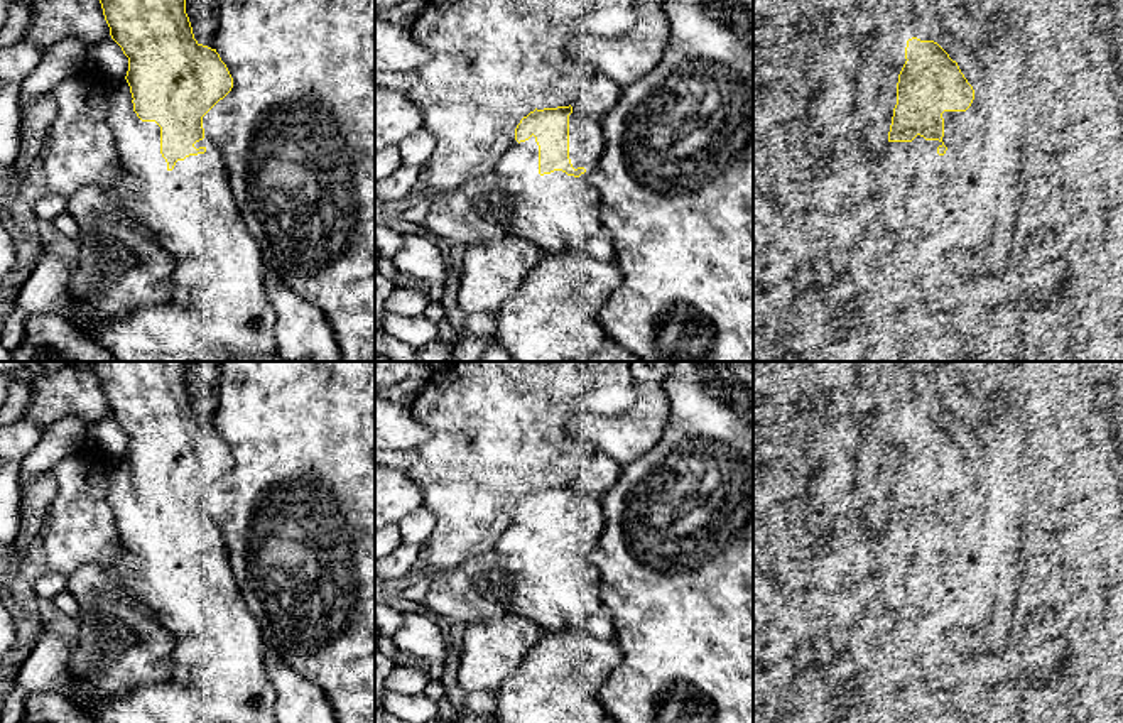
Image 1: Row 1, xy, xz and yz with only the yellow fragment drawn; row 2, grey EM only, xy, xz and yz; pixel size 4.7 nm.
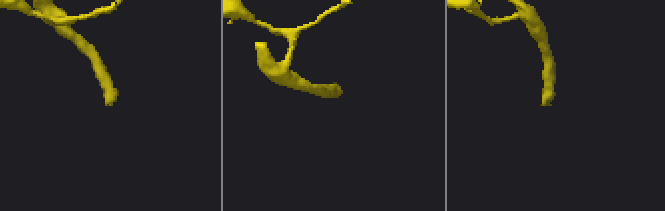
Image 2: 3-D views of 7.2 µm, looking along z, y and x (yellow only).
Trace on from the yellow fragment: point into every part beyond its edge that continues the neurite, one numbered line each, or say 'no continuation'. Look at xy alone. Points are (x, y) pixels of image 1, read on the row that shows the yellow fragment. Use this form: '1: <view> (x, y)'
1: xy (233, 315)

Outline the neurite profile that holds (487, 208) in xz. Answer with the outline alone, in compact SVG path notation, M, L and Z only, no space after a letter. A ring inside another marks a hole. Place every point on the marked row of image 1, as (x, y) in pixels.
M485 174L461 188L441 193L420 225L436 236L464 247L507 236L535 243L544 253L552 253L552 243L540 235L527 235L532 223L520 206L518 177Z

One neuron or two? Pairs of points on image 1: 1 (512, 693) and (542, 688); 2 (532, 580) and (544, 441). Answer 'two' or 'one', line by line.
1: one
2: one

